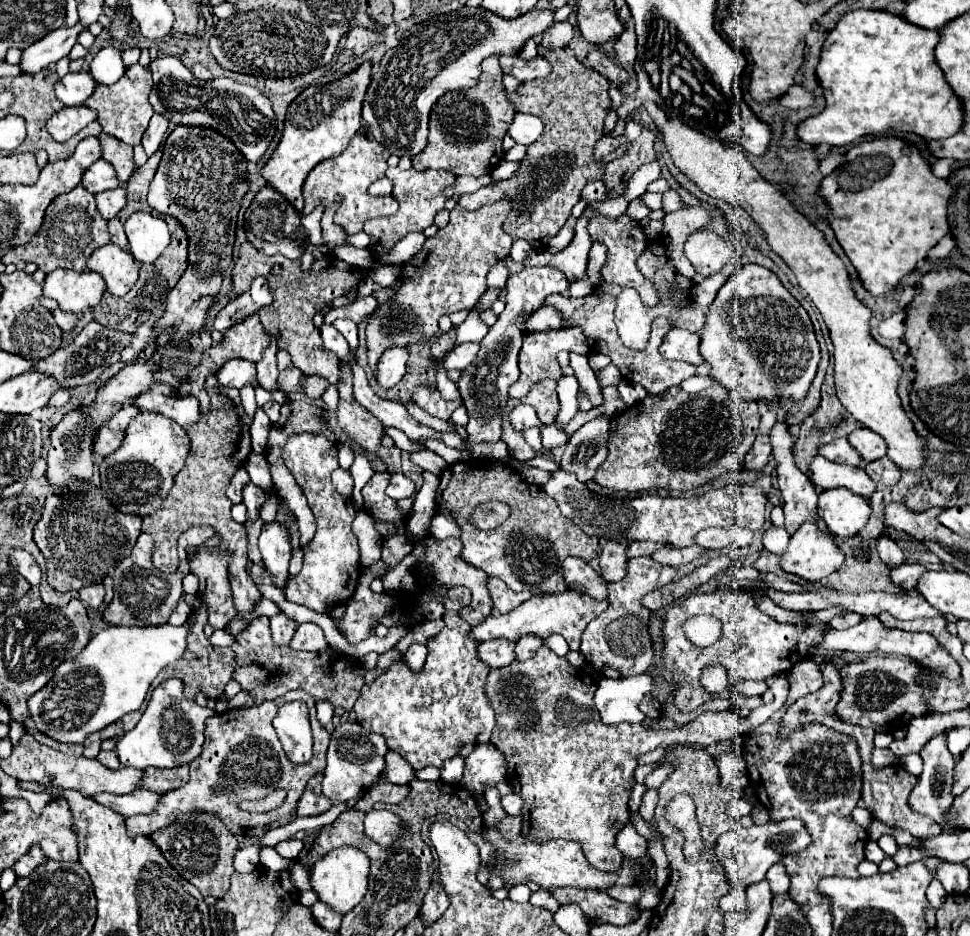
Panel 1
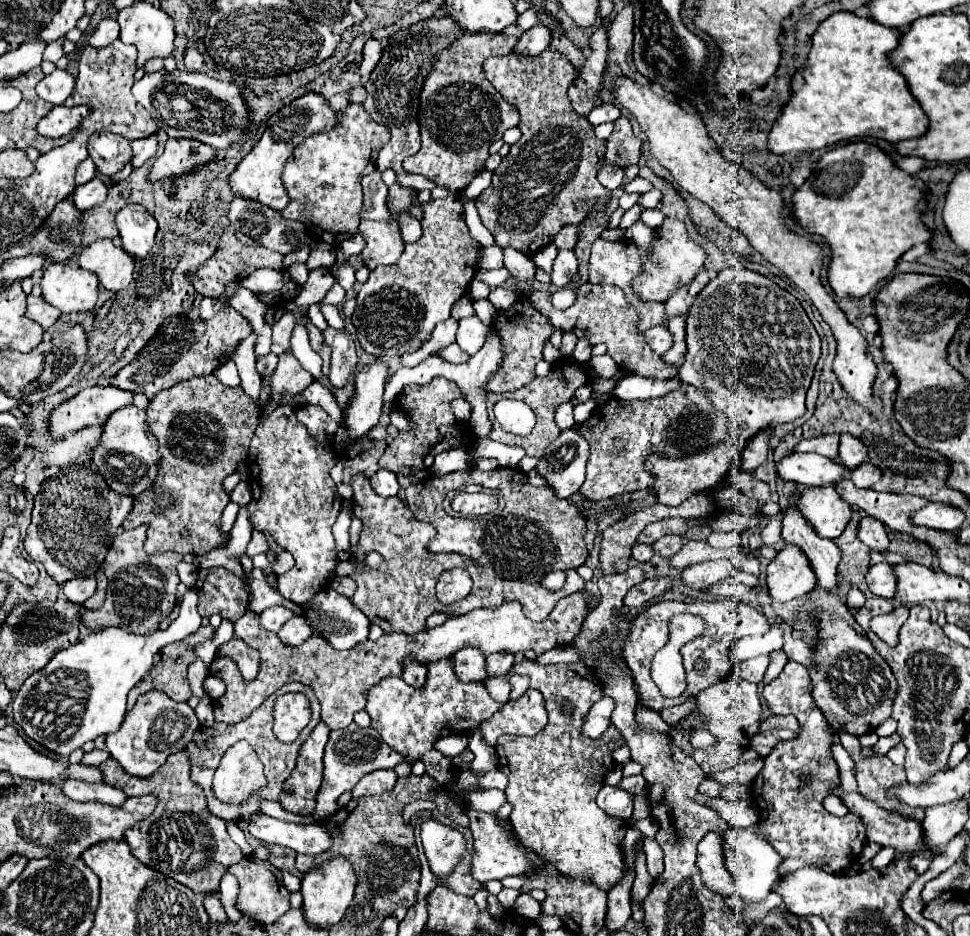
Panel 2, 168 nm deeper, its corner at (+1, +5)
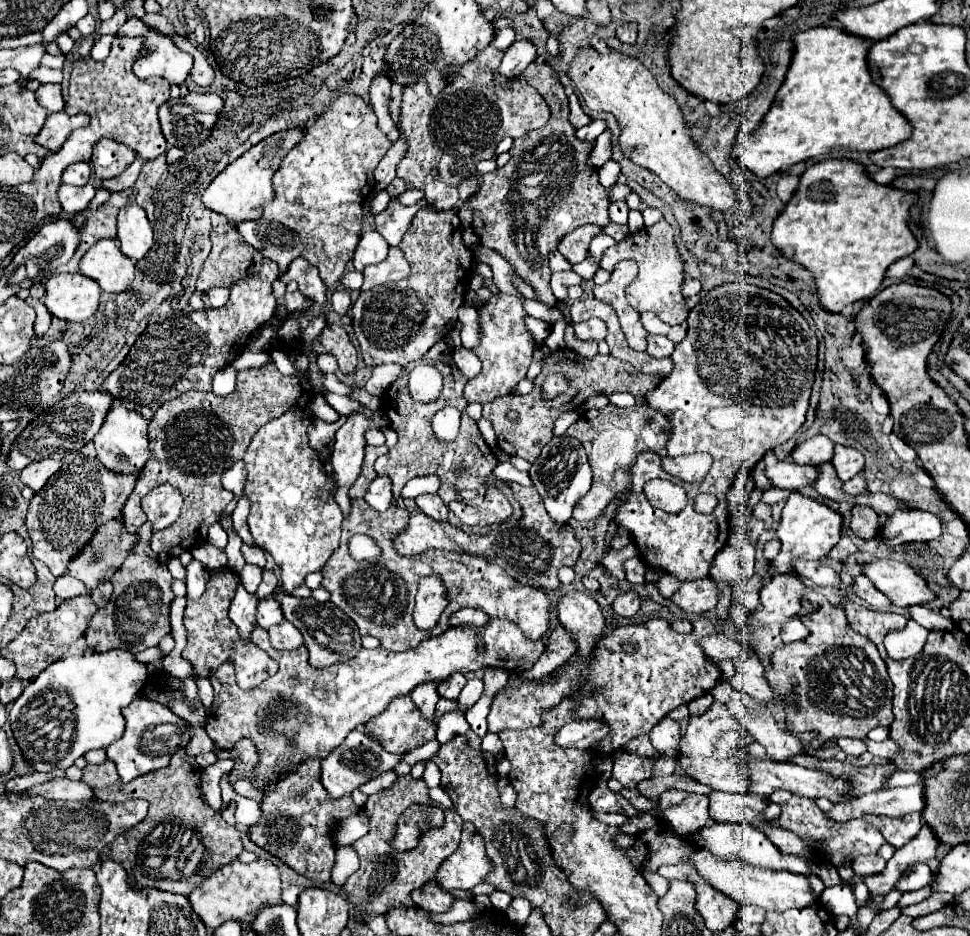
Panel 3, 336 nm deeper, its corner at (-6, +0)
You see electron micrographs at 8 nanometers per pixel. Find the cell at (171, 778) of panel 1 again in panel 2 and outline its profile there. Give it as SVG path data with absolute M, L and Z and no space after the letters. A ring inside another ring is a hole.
M182 749L172 753L168 761L150 777L126 775L112 757L98 765L104 775L104 783L122 789L126 795L156 795L158 805L150 817L130 827L124 833L124 841L130 845L132 855L146 867L160 871L162 875L188 885L194 893L216 893L220 887L220 877L228 865L238 863L244 855L240 847L230 839L226 831L226 821L212 815L206 805L202 789L190 777L190 757ZM190 813L190 815L180 815Z

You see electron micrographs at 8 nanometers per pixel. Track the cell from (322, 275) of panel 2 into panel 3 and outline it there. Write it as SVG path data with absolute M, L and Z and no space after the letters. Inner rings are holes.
M337 94L337 100L319 116L319 120L311 126L307 126L307 136L303 142L299 142L281 162L279 170L273 176L273 188L275 198L265 206L263 218L277 220L291 230L301 234L301 240L305 244L303 256L319 268L321 280L327 288L335 288L341 282L343 270L347 262L353 258L353 252L361 238L363 228L363 200L367 194L375 190L373 170L377 168L379 160L385 156L385 152L391 148L391 140L379 130L375 112L371 104L367 104L363 98L353 94Z

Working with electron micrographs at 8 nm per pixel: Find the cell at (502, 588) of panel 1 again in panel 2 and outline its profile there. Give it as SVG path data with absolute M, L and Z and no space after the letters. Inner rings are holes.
M552 571L548 573L548 575L545 575L541 585L546 589L550 589L550 591L556 591L556 589L560 589L565 582L566 574L564 571Z

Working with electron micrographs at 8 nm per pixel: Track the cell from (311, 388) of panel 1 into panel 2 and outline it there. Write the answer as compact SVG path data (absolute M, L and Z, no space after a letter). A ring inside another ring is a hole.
M284 353L278 357L278 365L272 375L262 377L262 391L260 399L250 399L242 387L224 387L214 375L208 377L196 377L184 383L176 383L174 387L160 391L146 407L146 421L148 431L158 439L158 453L160 453L160 471L154 479L152 489L148 487L144 493L134 497L132 511L124 519L124 529L134 529L140 523L148 523L148 537L144 543L146 553L162 553L162 551L176 551L176 553L192 553L192 555L204 555L216 547L220 547L220 517L224 507L228 505L230 497L222 489L222 479L226 475L232 475L236 465L246 457L248 445L252 439L252 433L256 431L258 423L264 421L274 409L282 405L282 397L286 393L298 395L314 381L314 377L300 367L298 359L292 353ZM170 491L174 495L174 503L164 509L164 513L154 513L152 505L156 499L156 493Z

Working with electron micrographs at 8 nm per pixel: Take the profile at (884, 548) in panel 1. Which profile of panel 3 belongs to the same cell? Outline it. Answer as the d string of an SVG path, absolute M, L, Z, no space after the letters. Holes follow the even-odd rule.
M853 506L851 514L853 514L851 530L859 540L867 542L867 540L879 538L881 522L879 522L879 516L877 516L877 512L873 508L869 508L869 506Z

